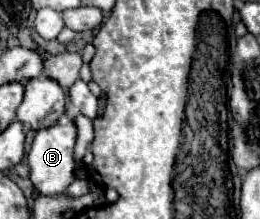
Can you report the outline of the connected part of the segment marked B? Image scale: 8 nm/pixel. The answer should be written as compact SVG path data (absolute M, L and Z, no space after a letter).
M63 117L59 123L37 131L31 151L29 151L29 167L31 167L29 179L43 195L57 195L59 191L65 191L71 185L71 181L75 179L75 175L73 175L75 139L77 139L77 127L75 127L75 121L69 117Z

